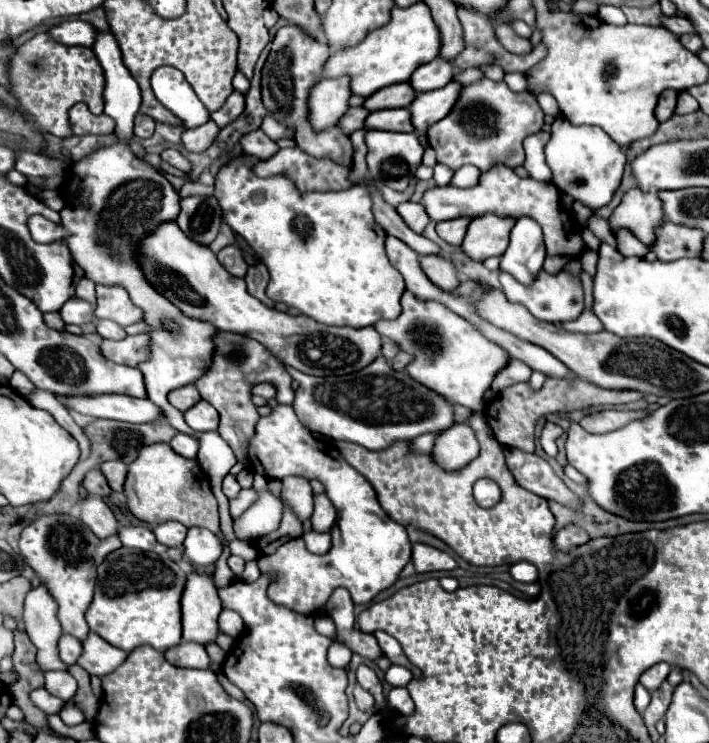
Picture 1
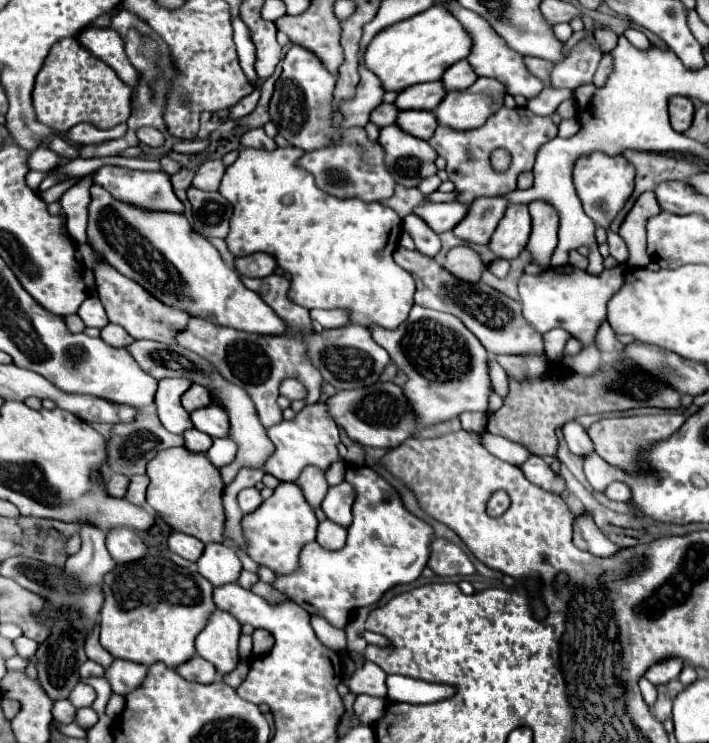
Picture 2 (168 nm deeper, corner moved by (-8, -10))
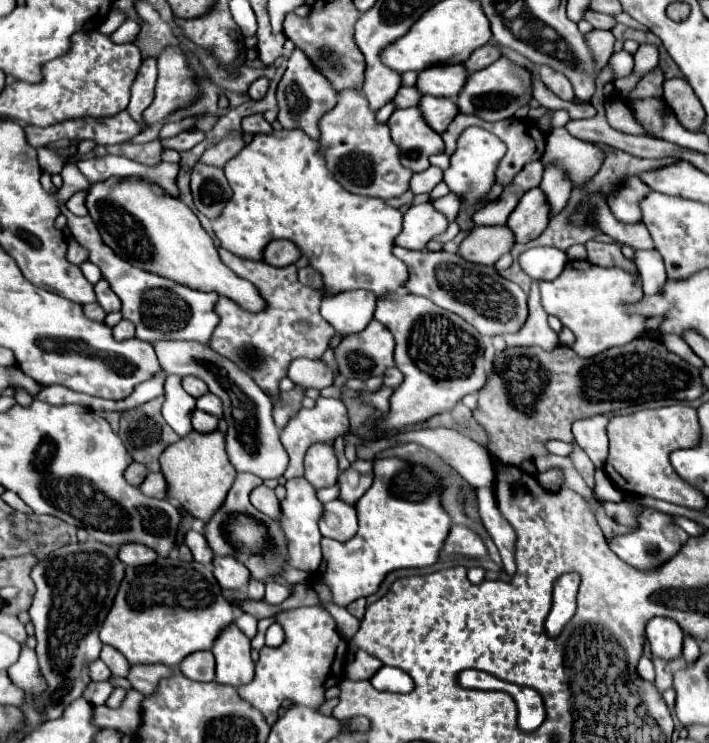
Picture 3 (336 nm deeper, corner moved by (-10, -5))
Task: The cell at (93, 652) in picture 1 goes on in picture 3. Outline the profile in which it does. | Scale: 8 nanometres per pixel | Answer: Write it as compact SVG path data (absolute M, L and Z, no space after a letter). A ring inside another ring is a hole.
M130 665L130 673L126 679L130 681L132 689L140 691L142 695L150 695L158 681L164 677L170 677L172 669L166 665Z

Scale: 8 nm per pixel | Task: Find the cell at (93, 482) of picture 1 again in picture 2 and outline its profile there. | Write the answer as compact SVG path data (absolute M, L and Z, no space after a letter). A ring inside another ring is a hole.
M112 474L106 482L106 490L110 496L116 496L116 498L124 498L126 490L128 490L128 482L130 478L124 476L124 474Z

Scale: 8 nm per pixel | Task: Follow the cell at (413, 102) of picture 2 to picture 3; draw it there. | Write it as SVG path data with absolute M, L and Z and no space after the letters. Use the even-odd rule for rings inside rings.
M438 65L422 71L416 81L416 89L424 95L436 95L436 97L452 97L456 99L462 85L466 83L466 69L464 65Z

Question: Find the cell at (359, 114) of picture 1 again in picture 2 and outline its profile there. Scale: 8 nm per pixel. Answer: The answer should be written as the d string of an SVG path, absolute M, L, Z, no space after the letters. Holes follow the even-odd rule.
M380 104L380 106L372 112L370 120L372 120L374 124L378 124L380 128L384 128L384 126L388 126L388 124L394 124L394 122L396 122L398 112L400 112L400 110L396 108L396 104Z

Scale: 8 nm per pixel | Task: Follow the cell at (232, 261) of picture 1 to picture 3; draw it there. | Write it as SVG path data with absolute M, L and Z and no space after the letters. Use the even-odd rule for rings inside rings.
M272 241L262 255L262 261L274 267L286 267L290 263L294 263L300 257L298 247L292 241Z

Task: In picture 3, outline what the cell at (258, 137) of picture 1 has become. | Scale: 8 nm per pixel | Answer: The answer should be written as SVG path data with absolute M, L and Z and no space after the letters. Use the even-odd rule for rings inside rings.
M256 113L256 115L250 115L250 117L246 117L242 121L242 131L252 133L252 135L256 135L256 133L272 133L272 125L260 113Z

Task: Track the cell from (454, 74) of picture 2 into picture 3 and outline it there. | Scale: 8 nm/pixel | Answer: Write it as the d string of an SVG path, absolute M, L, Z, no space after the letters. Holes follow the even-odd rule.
M482 45L482 49L476 49L466 61L464 61L464 67L468 73L474 73L474 71L480 71L484 69L486 65L494 63L496 59L500 57L498 49L494 45Z

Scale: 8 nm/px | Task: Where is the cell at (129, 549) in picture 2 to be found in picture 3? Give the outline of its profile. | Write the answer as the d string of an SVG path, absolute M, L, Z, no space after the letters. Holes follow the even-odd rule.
M120 545L118 547L118 559L126 565L138 567L138 565L150 565L156 561L154 549L146 549L146 545Z

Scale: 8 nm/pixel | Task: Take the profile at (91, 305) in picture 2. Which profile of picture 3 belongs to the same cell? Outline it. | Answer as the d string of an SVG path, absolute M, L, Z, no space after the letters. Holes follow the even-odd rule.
M100 279L100 281L94 285L94 293L96 293L98 305L100 305L106 313L120 311L120 299L114 295L114 291L110 289L110 285L108 285L104 279Z

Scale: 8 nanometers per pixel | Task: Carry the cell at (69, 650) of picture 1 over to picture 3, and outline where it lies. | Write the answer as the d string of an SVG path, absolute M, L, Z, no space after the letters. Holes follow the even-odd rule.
M96 659L94 663L90 663L90 679L92 681L106 681L110 677L110 669L104 665L104 661Z

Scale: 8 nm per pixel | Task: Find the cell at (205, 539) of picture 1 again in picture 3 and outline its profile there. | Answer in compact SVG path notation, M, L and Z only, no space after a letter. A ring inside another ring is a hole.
M216 555L212 565L214 565L214 577L218 579L218 585L222 589L244 589L246 587L250 573L236 557Z

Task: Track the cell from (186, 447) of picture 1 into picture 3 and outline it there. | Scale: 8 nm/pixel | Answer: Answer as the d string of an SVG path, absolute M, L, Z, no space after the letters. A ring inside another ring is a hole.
M194 411L194 415L192 415L192 427L194 427L194 431L198 431L198 433L210 433L210 431L216 429L216 425L218 425L216 417L212 417L208 413L202 413L202 411Z

